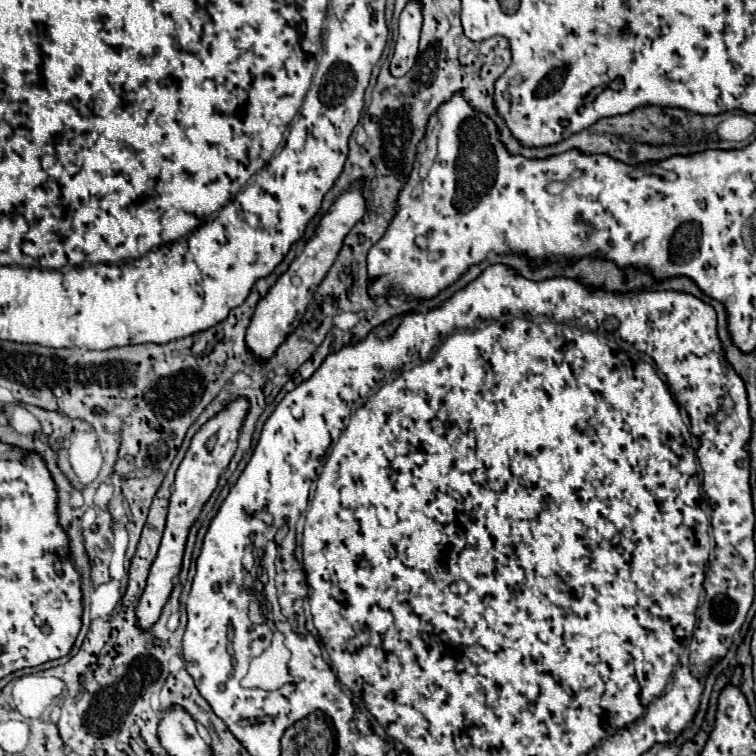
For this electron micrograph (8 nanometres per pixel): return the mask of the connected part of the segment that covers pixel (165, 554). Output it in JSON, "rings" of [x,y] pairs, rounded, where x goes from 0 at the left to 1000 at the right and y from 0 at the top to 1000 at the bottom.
{"rings":[[[315,528],[315,530],[307,530],[302,536],[302,541],[291,544],[283,554],[278,554],[257,575],[251,594],[246,597],[246,604],[241,607],[241,612],[233,623],[233,636],[230,636],[230,647],[228,647],[228,657],[225,657],[225,668],[222,668],[222,687],[220,687],[214,718],[212,718],[209,734],[198,750],[193,779],[180,800],[180,829],[183,832],[198,832],[209,821],[214,803],[220,800],[220,795],[228,784],[228,766],[238,758],[249,702],[251,702],[254,692],[259,689],[259,684],[265,681],[270,665],[278,660],[280,649],[288,642],[291,626],[302,618],[302,612],[312,597],[312,581],[315,581],[325,544],[328,544],[325,528]]]}

